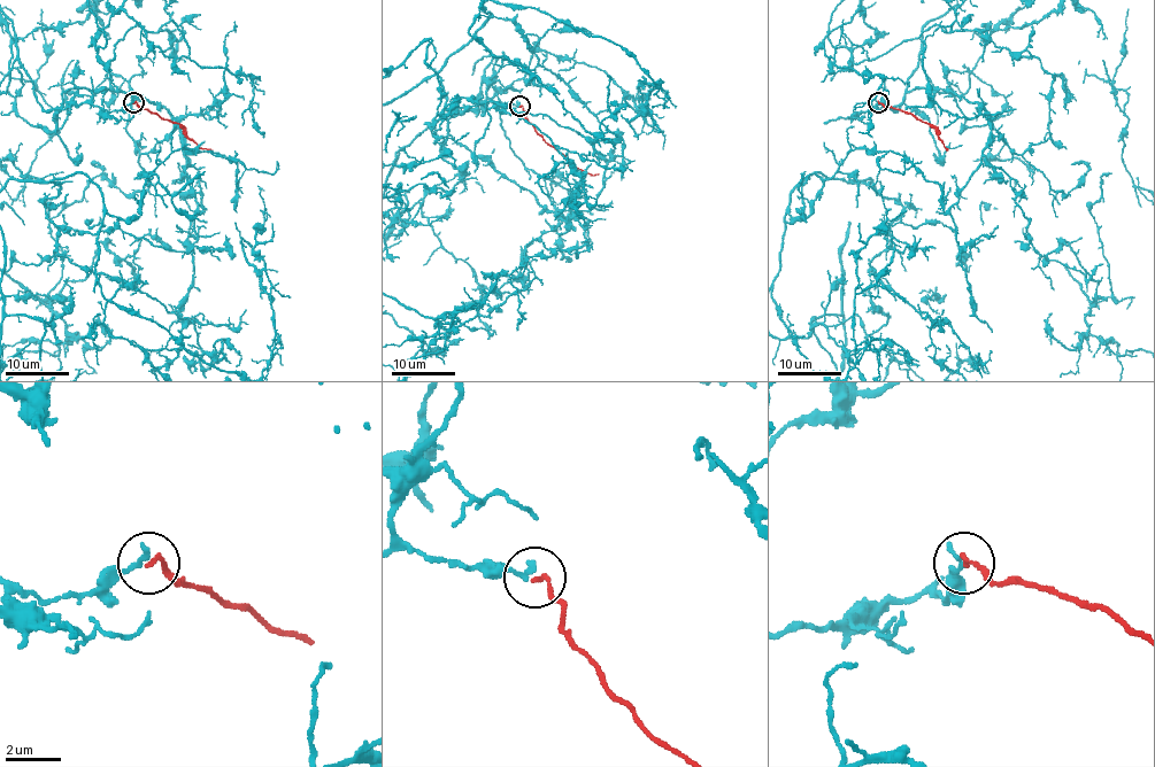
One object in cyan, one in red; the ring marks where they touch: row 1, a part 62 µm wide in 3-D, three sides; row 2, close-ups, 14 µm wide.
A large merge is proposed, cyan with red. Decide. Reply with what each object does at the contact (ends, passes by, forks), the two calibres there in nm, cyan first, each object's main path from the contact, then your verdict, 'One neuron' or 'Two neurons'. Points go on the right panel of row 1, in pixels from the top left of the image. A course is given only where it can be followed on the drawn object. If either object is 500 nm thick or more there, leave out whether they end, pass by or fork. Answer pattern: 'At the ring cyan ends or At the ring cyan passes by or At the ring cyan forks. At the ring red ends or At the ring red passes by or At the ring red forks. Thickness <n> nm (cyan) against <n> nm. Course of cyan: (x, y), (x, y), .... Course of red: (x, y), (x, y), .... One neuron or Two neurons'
At the ring cyan ends. At the ring red ends. Thickness 200 nm (cyan) against 170 nm. Course of red: (878, 103), (907, 111), (928, 122), (946, 150). One neuron

